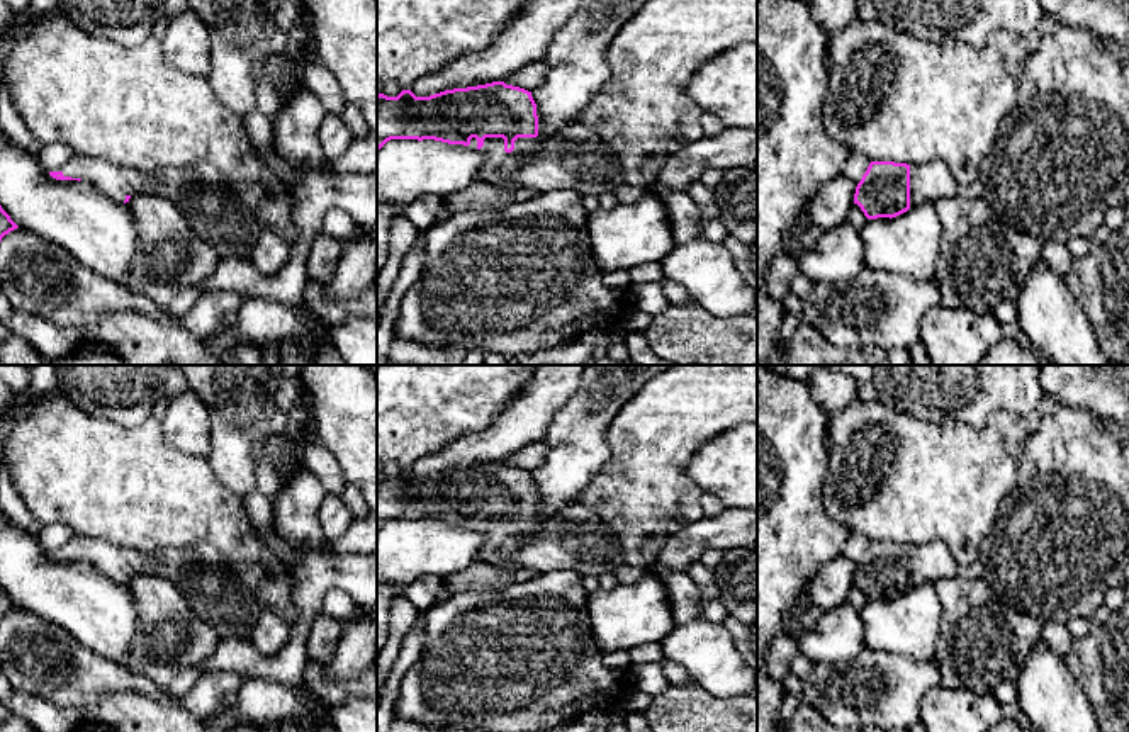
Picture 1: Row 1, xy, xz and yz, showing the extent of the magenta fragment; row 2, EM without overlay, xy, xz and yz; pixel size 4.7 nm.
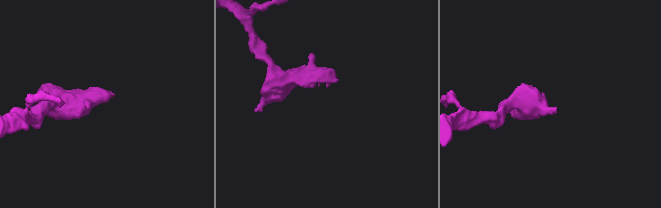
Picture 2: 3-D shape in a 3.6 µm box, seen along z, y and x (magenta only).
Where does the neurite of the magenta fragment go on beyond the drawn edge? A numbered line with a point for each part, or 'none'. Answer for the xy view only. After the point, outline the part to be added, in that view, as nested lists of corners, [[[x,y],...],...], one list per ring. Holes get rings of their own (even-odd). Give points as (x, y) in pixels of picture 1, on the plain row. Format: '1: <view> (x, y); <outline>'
1: xy (201, 573); [[[75,535],[63,555],[81,559],[121,586],[127,576],[165,576],[221,639],[251,640],[261,608],[226,559],[211,545],[141,552]]]

